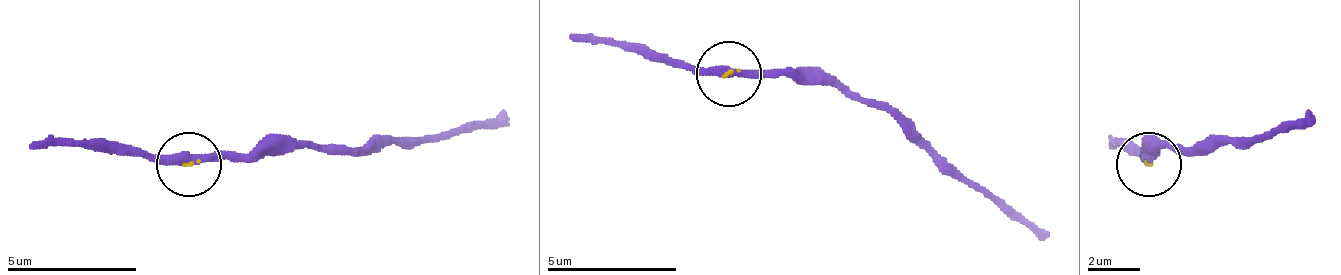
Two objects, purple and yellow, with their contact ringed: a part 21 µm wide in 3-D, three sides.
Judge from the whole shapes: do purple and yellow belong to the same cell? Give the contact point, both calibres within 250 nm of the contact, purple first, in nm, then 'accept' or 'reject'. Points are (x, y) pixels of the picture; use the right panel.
at (1148, 164); 320 nm thick on the purple side, 70 nm on the other; accept

